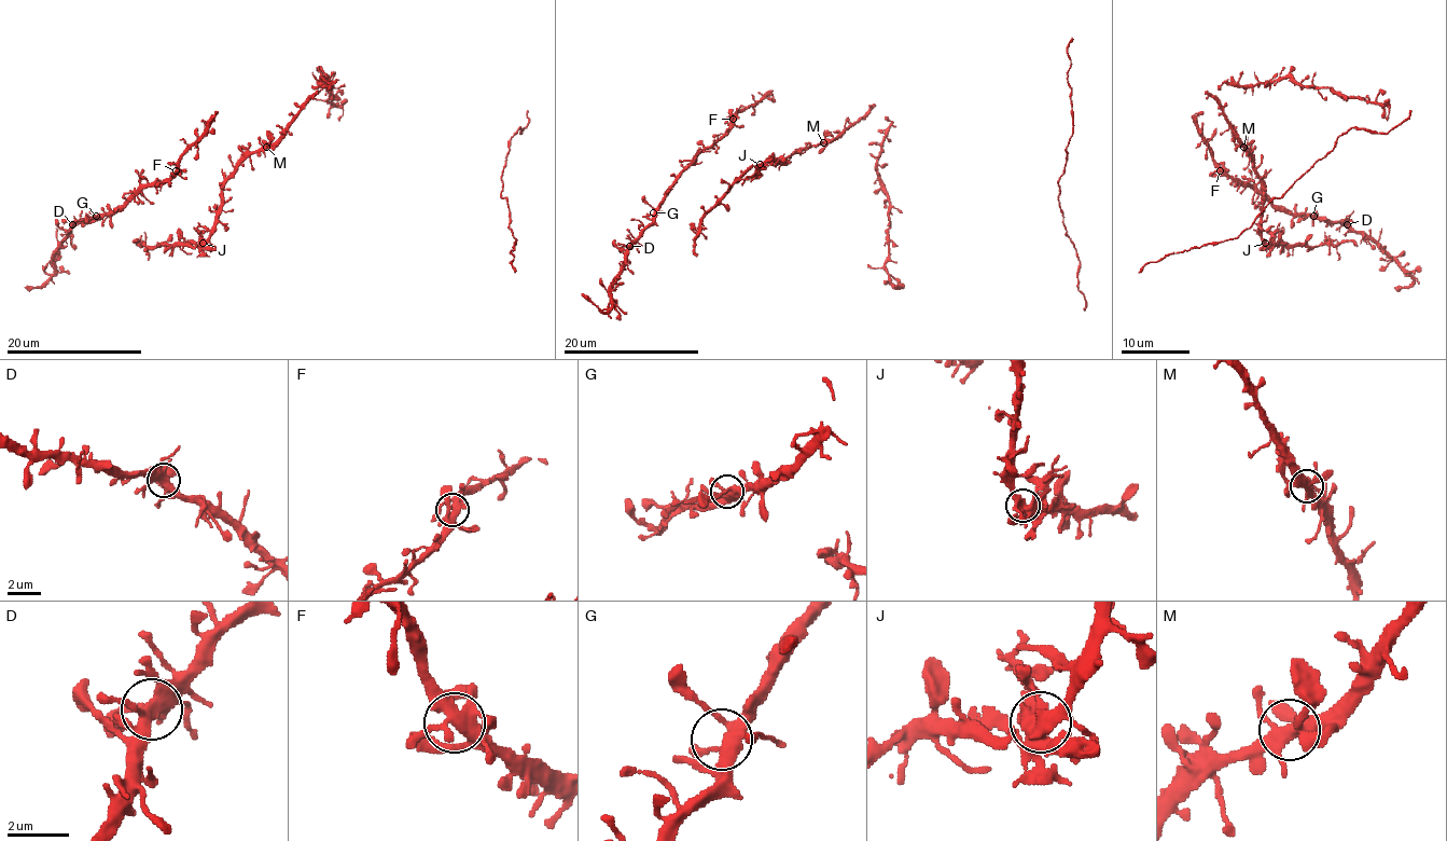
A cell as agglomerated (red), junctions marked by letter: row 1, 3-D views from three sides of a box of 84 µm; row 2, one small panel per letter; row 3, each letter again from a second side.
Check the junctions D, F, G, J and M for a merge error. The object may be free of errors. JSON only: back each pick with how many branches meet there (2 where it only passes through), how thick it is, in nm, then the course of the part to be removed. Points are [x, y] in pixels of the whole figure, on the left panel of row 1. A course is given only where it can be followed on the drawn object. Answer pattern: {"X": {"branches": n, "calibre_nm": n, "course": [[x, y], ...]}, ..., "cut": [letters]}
{"J": {"branches": 6, "calibre_nm": 400, "course": [[203, 243], [184, 242]]}, "cut": ["J"]}

